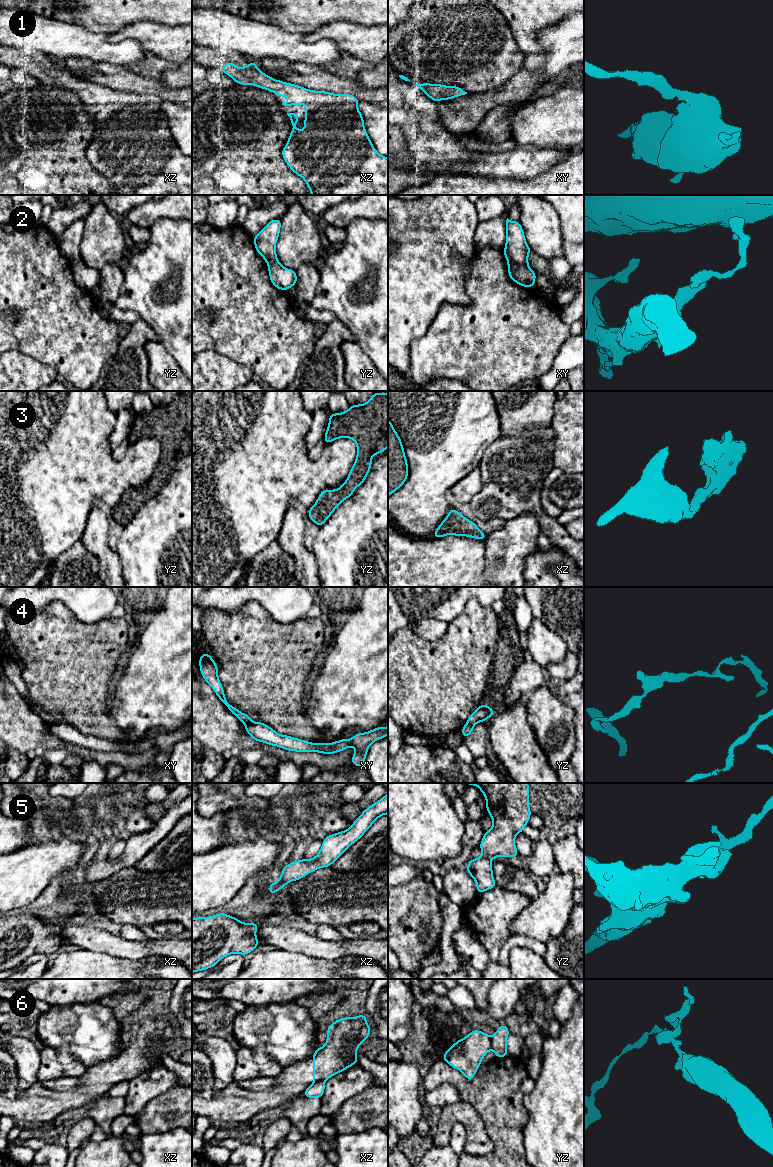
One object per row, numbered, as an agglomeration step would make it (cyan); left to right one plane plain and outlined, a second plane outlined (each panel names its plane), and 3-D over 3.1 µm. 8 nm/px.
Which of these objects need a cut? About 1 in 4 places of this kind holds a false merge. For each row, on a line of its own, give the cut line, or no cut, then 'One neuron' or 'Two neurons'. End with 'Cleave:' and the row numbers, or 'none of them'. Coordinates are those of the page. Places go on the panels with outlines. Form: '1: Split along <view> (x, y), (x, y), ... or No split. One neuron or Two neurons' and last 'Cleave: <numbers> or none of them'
1: No split. One neuron
2: Split along xy (508, 261), (527, 266). Two neurons
3: No split. One neuron
4: Split along yz (467, 722), (473, 725). Two neurons
5: Split along yz (483, 855), (490, 859). Two neurons
6: Split along yz (490, 1037), (491, 1048). Two neurons
Cleave: 2, 4, 5, 6

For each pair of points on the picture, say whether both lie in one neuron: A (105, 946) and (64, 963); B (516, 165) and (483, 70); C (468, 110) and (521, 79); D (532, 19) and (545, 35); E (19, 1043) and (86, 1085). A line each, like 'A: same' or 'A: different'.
A: different
B: different
C: same
D: different
E: different

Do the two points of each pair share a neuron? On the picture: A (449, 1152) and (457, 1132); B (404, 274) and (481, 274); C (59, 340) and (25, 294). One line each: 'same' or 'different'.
A: same
B: different
C: same

